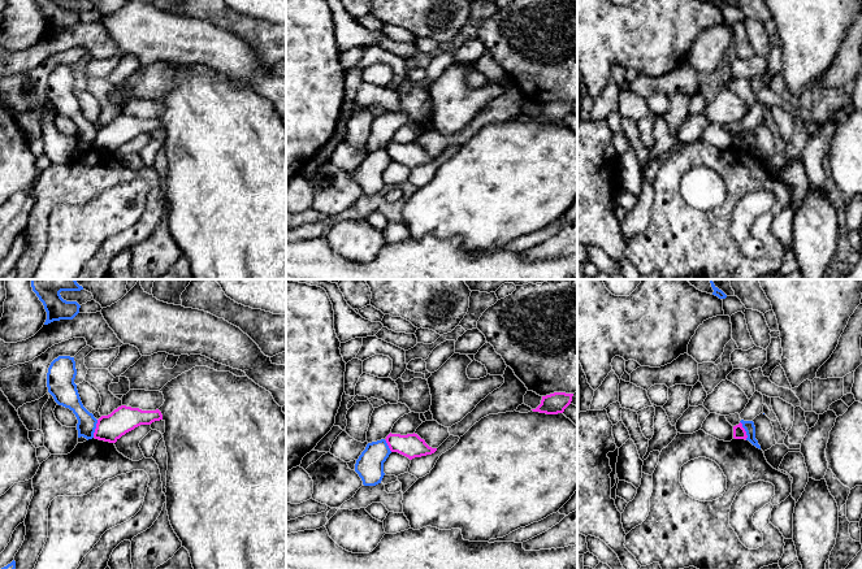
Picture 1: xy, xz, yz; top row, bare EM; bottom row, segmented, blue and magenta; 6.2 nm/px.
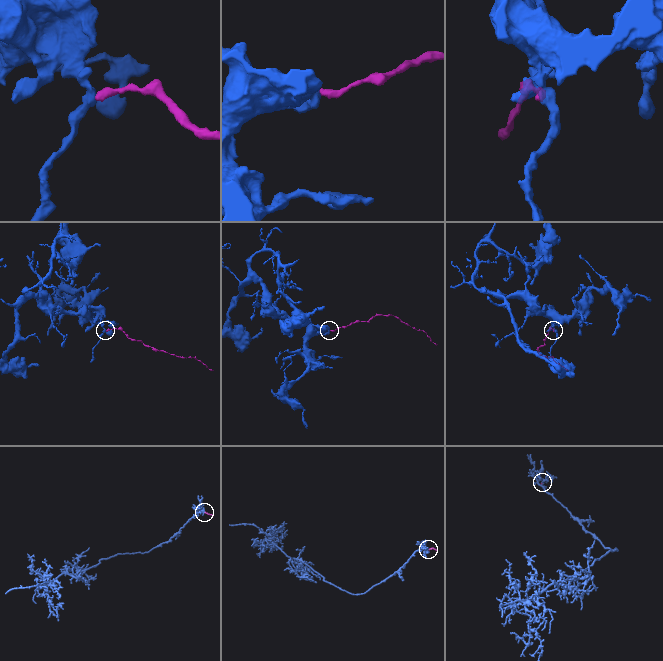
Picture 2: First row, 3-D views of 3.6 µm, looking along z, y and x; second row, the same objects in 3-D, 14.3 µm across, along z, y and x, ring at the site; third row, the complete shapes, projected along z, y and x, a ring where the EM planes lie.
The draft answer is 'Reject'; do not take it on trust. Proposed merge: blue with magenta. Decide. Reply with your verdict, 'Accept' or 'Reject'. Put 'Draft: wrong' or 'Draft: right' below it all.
Reject
Draft: right

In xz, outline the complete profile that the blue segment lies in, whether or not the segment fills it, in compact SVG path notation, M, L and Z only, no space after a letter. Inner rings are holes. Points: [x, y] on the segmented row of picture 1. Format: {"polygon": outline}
{"polygon": "M385 439L368 443L355 464L355 472L363 481L364 486L376 486L381 483L384 462L391 453Z"}

